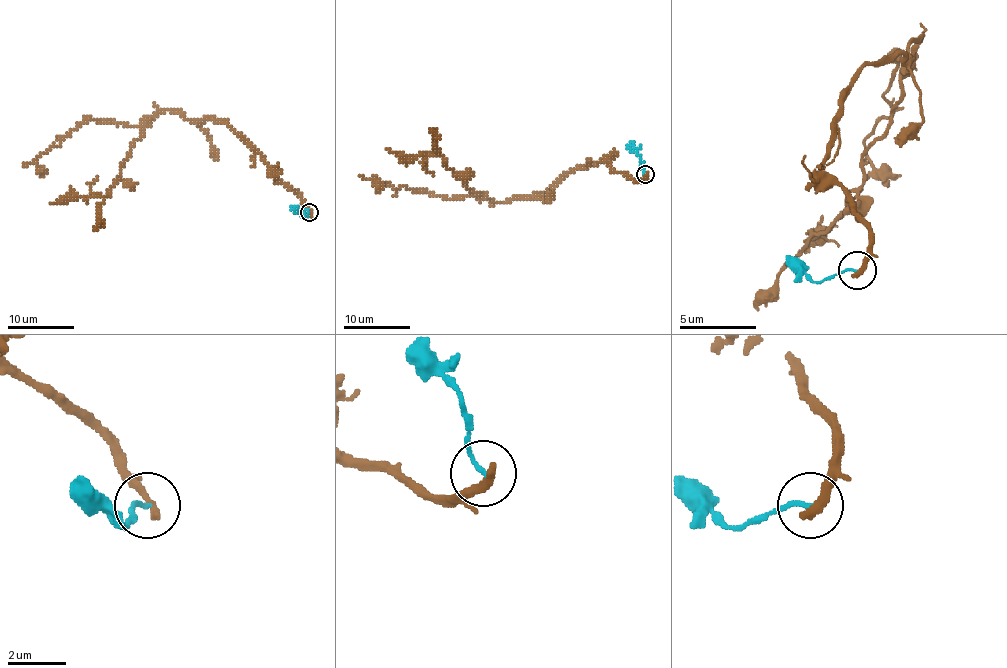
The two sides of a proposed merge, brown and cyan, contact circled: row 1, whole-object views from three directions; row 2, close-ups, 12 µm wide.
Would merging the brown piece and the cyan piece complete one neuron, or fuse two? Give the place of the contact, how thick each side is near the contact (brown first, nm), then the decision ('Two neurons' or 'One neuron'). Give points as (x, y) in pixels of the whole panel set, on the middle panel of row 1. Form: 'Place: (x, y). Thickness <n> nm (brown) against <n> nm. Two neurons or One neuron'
Place: (645, 174). Thickness 360 nm (brown) against 150 nm. Two neurons

